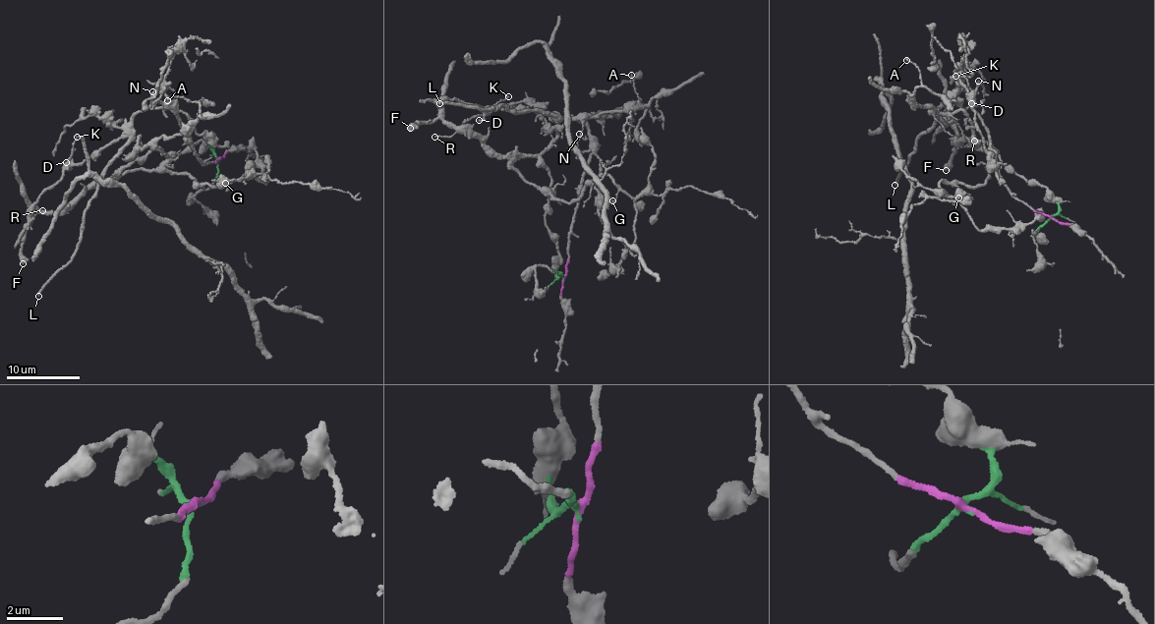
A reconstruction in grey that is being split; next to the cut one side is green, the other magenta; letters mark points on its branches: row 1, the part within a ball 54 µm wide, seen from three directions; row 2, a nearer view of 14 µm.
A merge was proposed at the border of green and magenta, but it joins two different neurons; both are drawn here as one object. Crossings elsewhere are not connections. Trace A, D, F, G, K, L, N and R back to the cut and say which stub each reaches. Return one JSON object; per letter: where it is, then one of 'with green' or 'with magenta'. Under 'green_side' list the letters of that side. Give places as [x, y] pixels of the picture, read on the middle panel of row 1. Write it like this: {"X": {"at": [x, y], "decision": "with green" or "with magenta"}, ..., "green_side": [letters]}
{"A": {"at": [631, 75], "decision": "with green"}, "D": {"at": [479, 120], "decision": "with magenta"}, "F": {"at": [410, 128], "decision": "with green"}, "G": {"at": [612, 200], "decision": "with green"}, "K": {"at": [508, 96], "decision": "with magenta"}, "L": {"at": [439, 103], "decision": "with magenta"}, "N": {"at": [579, 134], "decision": "with magenta"}, "R": {"at": [434, 137], "decision": "with green"}, "green_side": ["A", "F", "G", "R"]}

